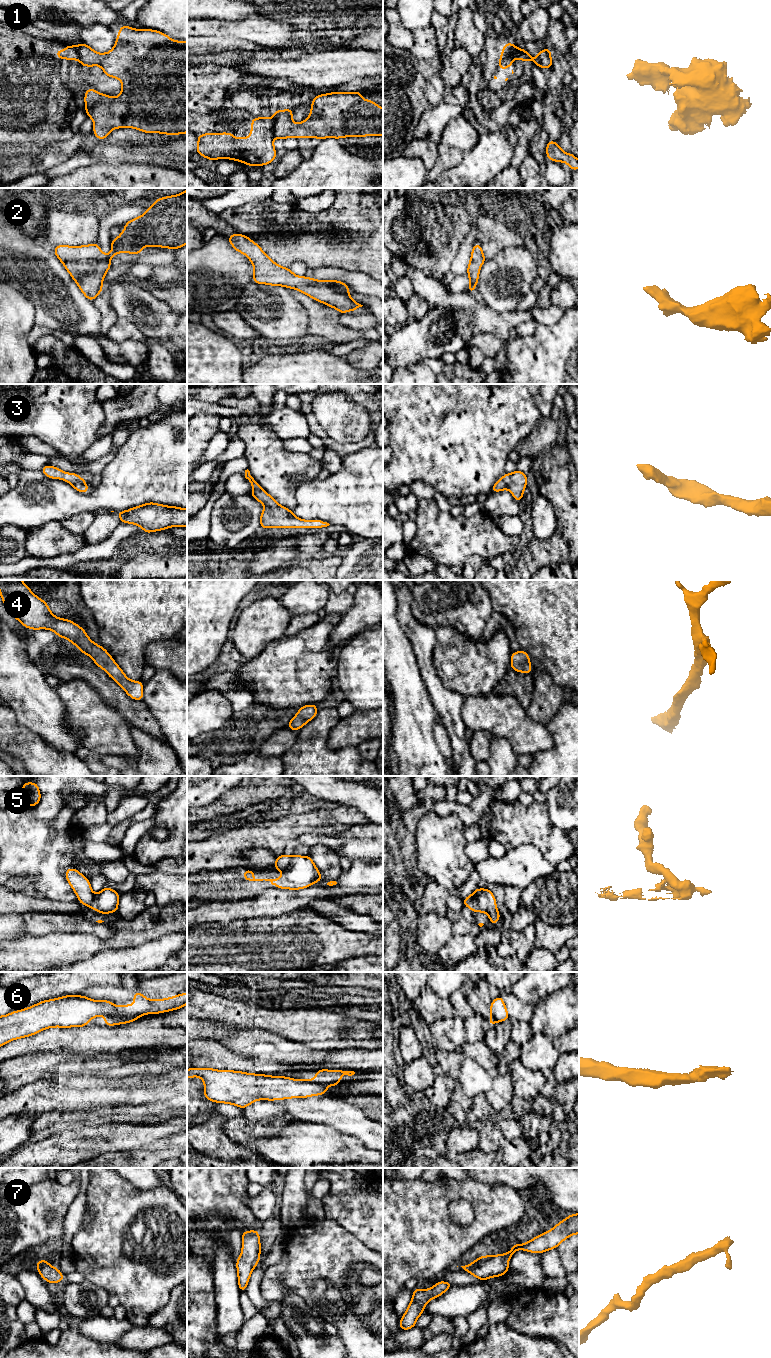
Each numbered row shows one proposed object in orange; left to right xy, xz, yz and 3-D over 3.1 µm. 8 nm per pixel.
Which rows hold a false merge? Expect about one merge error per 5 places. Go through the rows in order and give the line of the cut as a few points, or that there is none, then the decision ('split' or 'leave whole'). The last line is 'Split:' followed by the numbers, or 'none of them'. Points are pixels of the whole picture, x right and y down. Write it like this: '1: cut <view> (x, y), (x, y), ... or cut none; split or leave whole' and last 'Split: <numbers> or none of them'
1: cut xz (274, 118), (273, 137); split
2: cut none; leave whole
3: cut none; leave whole
4: cut none; leave whole
5: cut xz (290, 856), (288, 866), (282, 871); split
6: cut xz (307, 1081), (326, 1086); split
7: cut none; leave whole
Split: 1, 5, 6

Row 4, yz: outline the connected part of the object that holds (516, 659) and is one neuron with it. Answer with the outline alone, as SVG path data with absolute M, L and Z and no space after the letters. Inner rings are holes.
M524 650L511 653L510 667L516 672L524 672L526 674L532 674L530 656Z

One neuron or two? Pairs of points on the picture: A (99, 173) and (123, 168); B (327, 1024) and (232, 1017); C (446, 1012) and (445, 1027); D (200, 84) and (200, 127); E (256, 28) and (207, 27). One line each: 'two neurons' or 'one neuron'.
A: one neuron
B: one neuron
C: two neurons
D: two neurons
E: one neuron

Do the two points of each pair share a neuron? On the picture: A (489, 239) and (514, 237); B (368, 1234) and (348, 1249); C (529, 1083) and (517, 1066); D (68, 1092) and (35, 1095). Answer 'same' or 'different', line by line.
A: same
B: different
C: same
D: same

